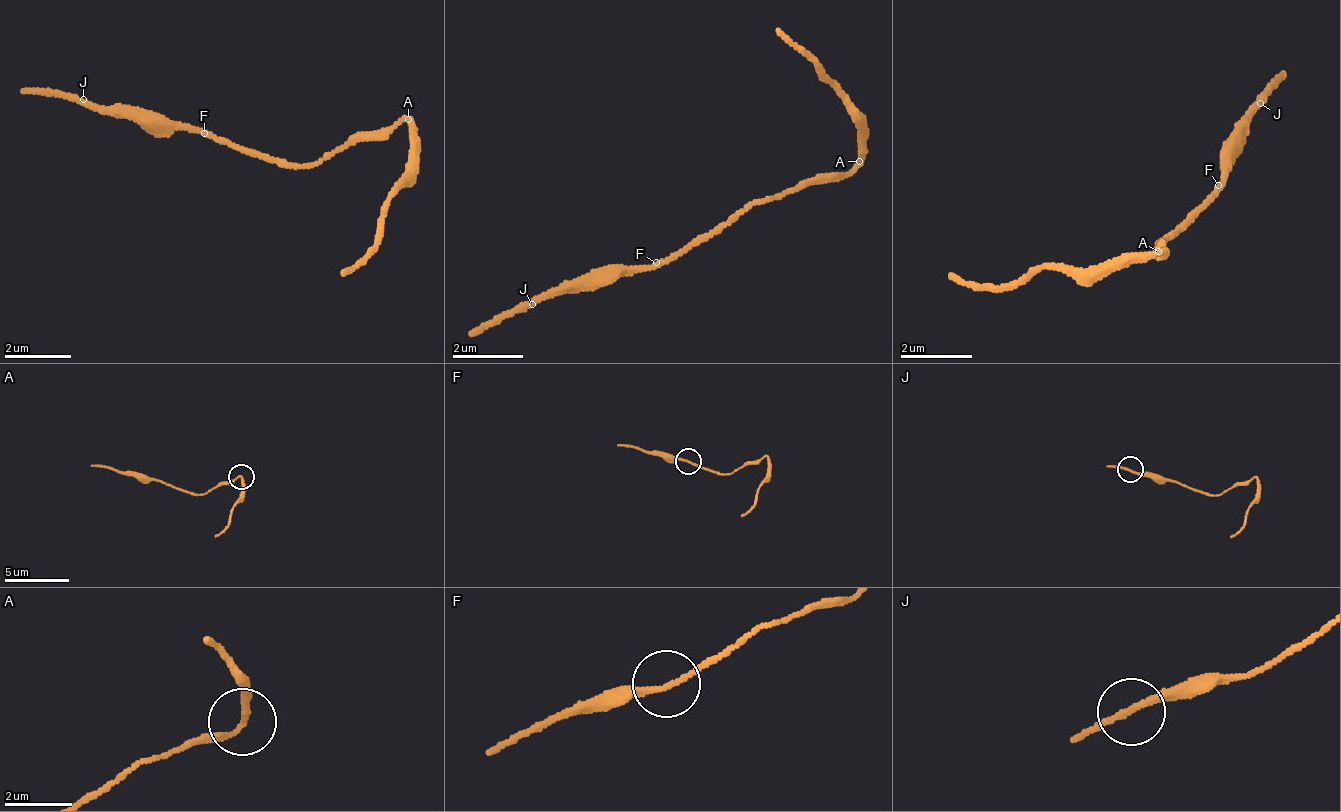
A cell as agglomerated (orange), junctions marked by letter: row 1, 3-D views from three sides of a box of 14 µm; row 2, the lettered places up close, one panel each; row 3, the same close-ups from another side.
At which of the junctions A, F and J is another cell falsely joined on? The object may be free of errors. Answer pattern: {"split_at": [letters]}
{"split_at": ["A"]}

